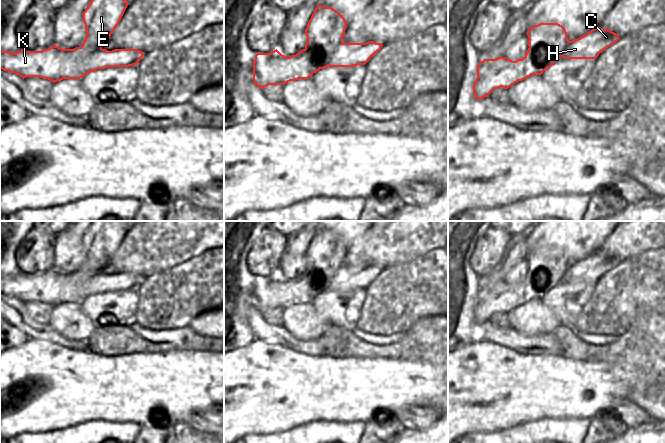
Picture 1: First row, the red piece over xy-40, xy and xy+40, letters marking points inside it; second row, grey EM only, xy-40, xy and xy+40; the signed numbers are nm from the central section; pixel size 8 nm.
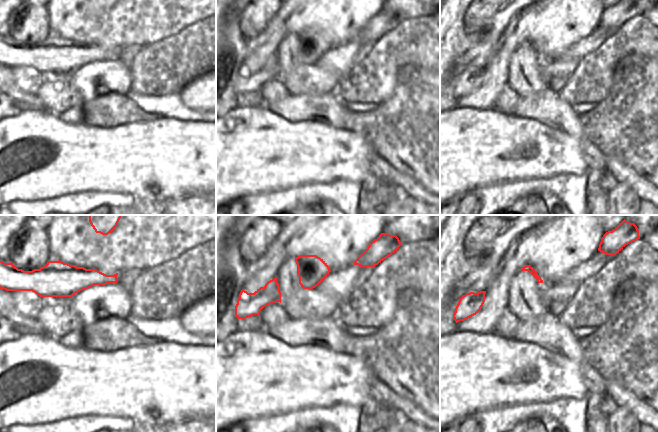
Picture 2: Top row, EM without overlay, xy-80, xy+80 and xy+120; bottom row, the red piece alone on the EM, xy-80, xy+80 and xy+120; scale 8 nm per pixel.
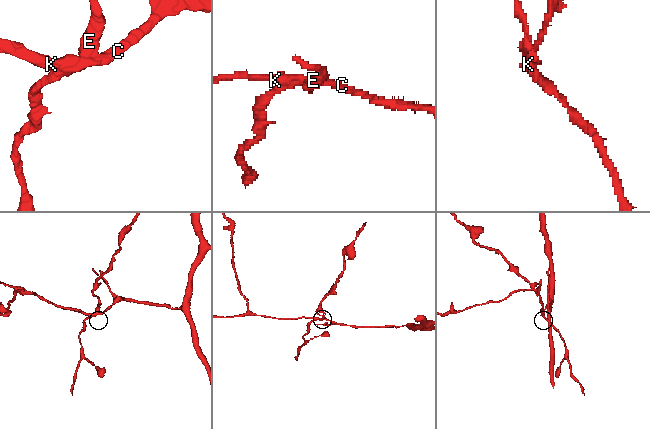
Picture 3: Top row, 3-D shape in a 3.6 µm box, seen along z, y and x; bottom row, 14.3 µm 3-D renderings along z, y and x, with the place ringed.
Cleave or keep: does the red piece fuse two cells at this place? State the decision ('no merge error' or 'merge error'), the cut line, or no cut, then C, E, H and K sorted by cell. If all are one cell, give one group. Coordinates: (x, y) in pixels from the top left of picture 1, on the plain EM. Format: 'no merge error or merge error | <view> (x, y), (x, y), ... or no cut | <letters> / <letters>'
merge error | xy (304, 273), (312, 278), (314, 296) | C H K / E

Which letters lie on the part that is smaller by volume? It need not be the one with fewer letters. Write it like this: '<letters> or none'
E

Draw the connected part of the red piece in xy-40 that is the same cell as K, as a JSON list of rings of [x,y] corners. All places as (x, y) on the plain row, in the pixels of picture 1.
[[[56,269],[42,275],[26,275],[21,273],[16,277],[0,275],[0,293],[16,297],[23,303],[40,301],[53,307],[63,303],[80,303],[92,295],[108,291],[129,291],[137,289],[145,277],[138,273],[62,273]]]

